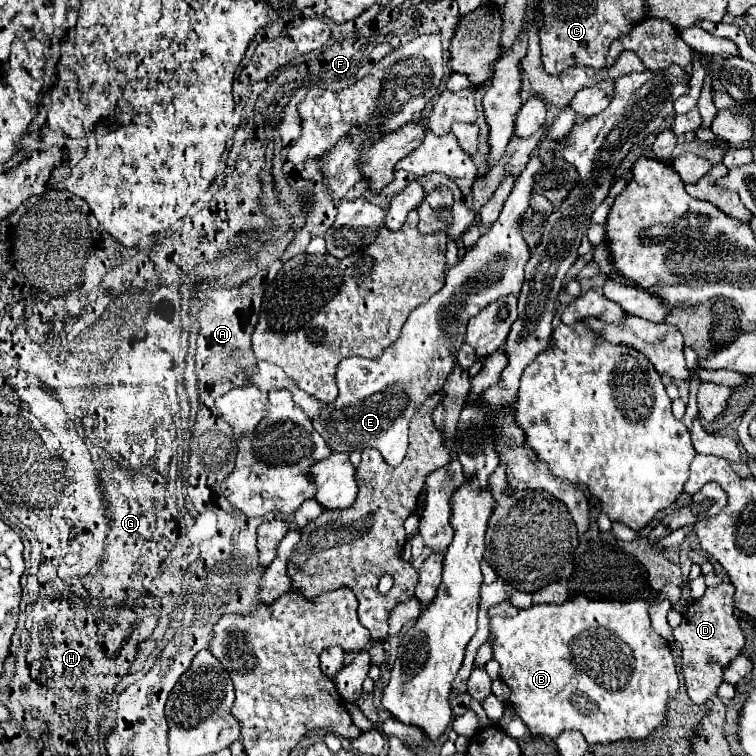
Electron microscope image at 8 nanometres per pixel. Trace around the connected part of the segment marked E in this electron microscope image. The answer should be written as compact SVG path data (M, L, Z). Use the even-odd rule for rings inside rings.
M535 152L505 200L497 222L479 238L475 248L467 250L447 272L445 286L431 296L431 300L411 312L401 336L381 358L345 358L339 362L335 374L339 380L339 396L335 402L323 404L319 418L313 418L313 428L333 452L351 454L363 448L377 448L389 466L401 464L407 452L409 420L417 410L417 404L421 404L425 396L439 392L441 384L445 384L445 378L455 366L455 354L465 342L467 320L497 302L501 296L519 296L521 292L525 264L531 254L521 236L519 218L521 212L529 208L533 176L537 170L541 170L541 160ZM345 442L351 442L353 446L347 448Z

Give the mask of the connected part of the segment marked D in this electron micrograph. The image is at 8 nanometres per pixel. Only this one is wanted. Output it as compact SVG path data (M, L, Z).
M721 582L705 590L705 594L693 602L683 614L683 622L673 630L675 640L683 648L683 680L687 694L693 704L705 704L719 688L723 670L733 656L741 654L745 636L739 628L739 620L733 614L733 594L731 582Z

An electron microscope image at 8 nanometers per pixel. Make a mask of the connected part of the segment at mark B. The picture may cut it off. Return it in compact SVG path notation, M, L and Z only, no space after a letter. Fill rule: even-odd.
M629 554L623 556L625 570L621 570L621 584L611 596L601 596L613 600L573 596L563 604L539 604L519 610L513 618L497 616L491 620L491 634L495 634L493 658L501 664L501 680L511 690L509 702L531 734L555 738L563 730L573 728L581 732L589 744L601 744L645 738L663 724L667 702L677 694L679 678L667 642L651 628L649 602L639 600L647 598L645 568Z

